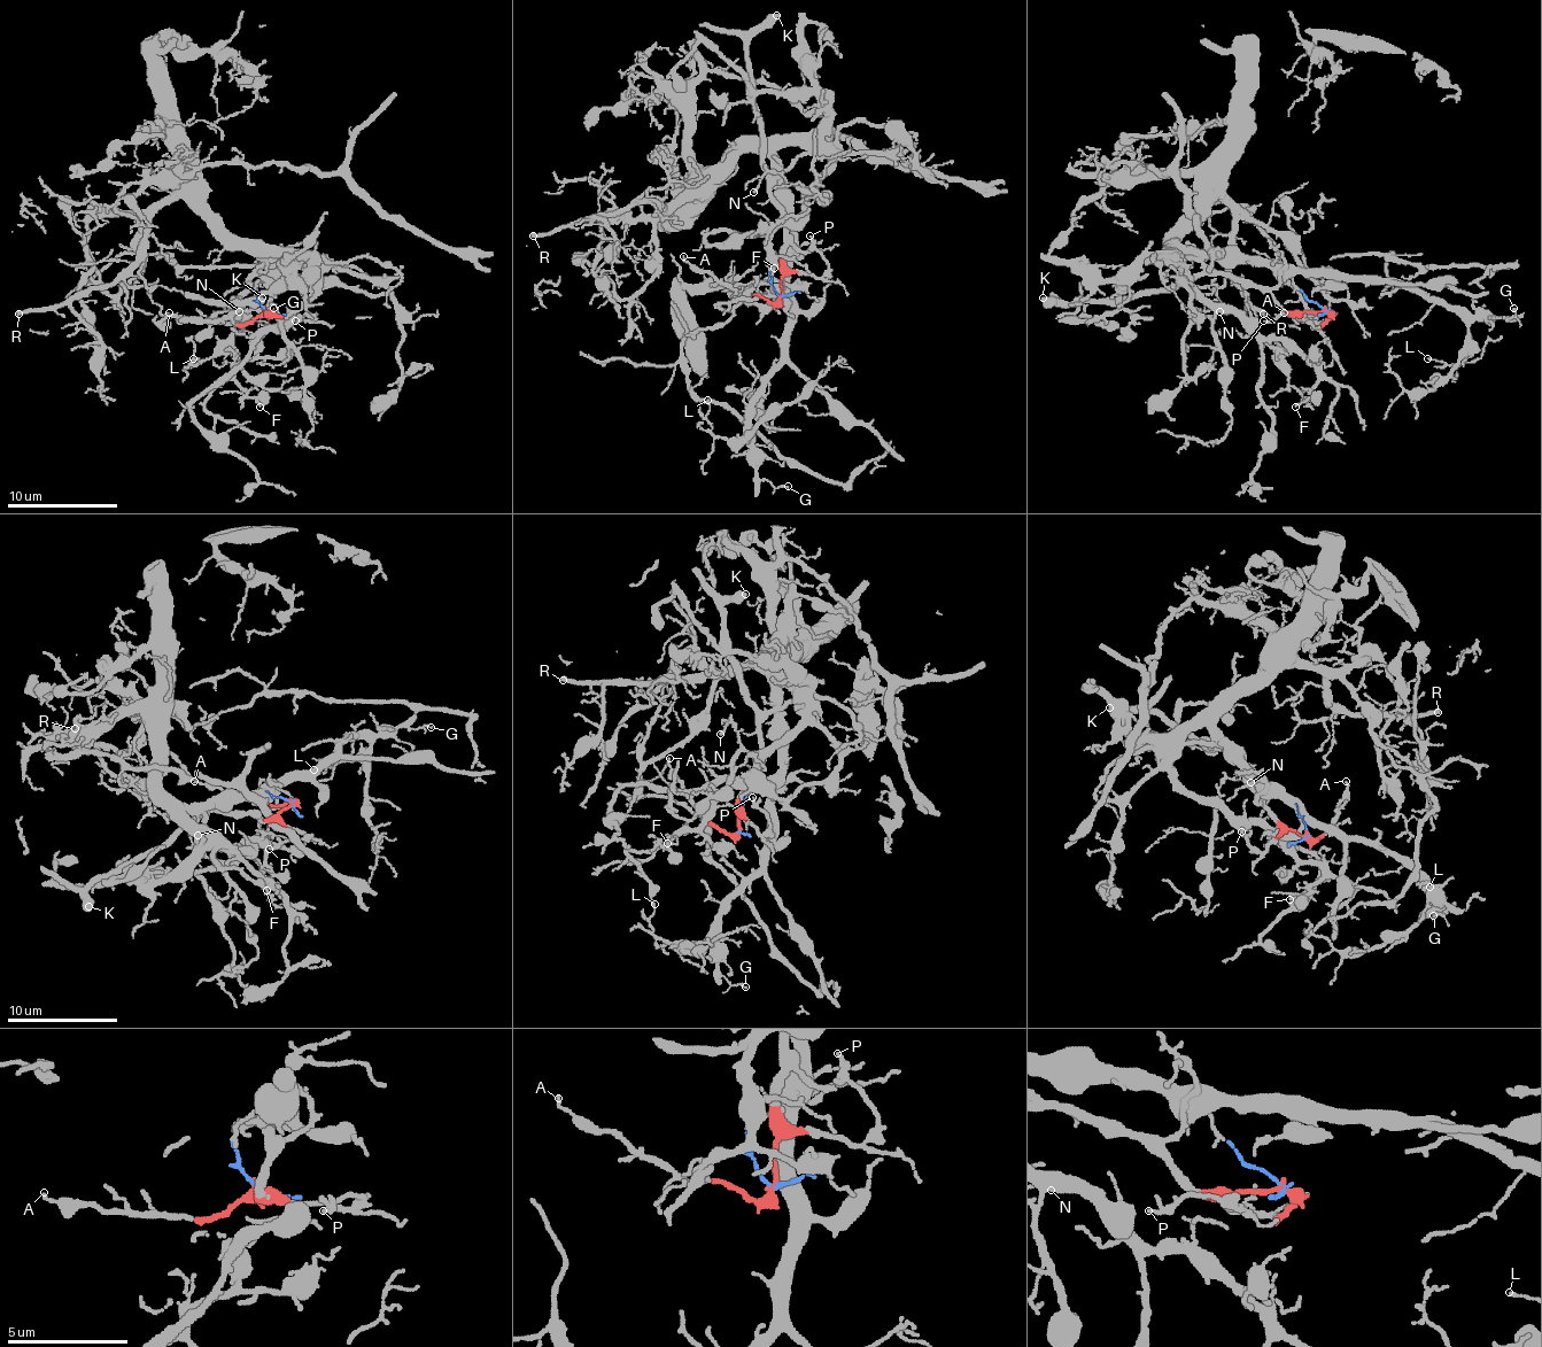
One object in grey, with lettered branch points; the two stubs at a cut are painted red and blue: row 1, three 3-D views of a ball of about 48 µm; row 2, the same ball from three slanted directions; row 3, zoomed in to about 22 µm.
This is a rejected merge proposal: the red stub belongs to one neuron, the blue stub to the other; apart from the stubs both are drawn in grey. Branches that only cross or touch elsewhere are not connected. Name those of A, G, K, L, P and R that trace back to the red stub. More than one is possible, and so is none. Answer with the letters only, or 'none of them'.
A, K, P

